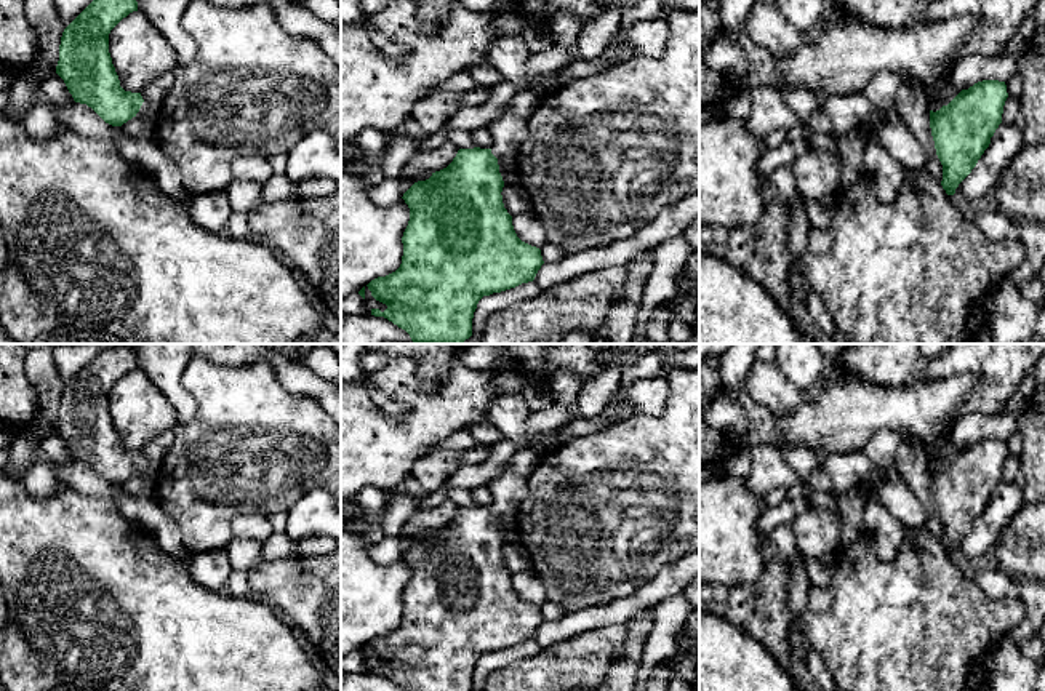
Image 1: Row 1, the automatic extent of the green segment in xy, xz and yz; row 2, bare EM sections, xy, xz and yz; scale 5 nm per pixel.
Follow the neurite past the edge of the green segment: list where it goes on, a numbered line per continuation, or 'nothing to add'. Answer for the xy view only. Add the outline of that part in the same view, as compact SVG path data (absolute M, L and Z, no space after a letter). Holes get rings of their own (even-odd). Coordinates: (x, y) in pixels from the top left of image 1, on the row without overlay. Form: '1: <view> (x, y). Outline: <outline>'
1: xy (148, 466). Outline: M146 459L142 461L139 470L136 472L136 475L146 475L146 473L150 473L154 477L158 475L158 469L160 469L160 462L155 462L152 459Z

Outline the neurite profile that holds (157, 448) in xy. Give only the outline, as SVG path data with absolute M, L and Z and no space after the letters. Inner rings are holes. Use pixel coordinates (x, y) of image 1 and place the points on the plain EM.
M166 430L155 438L152 438L142 449L141 454L146 459L152 459L155 462L162 462L163 457L168 454L171 445L174 441L174 432Z

